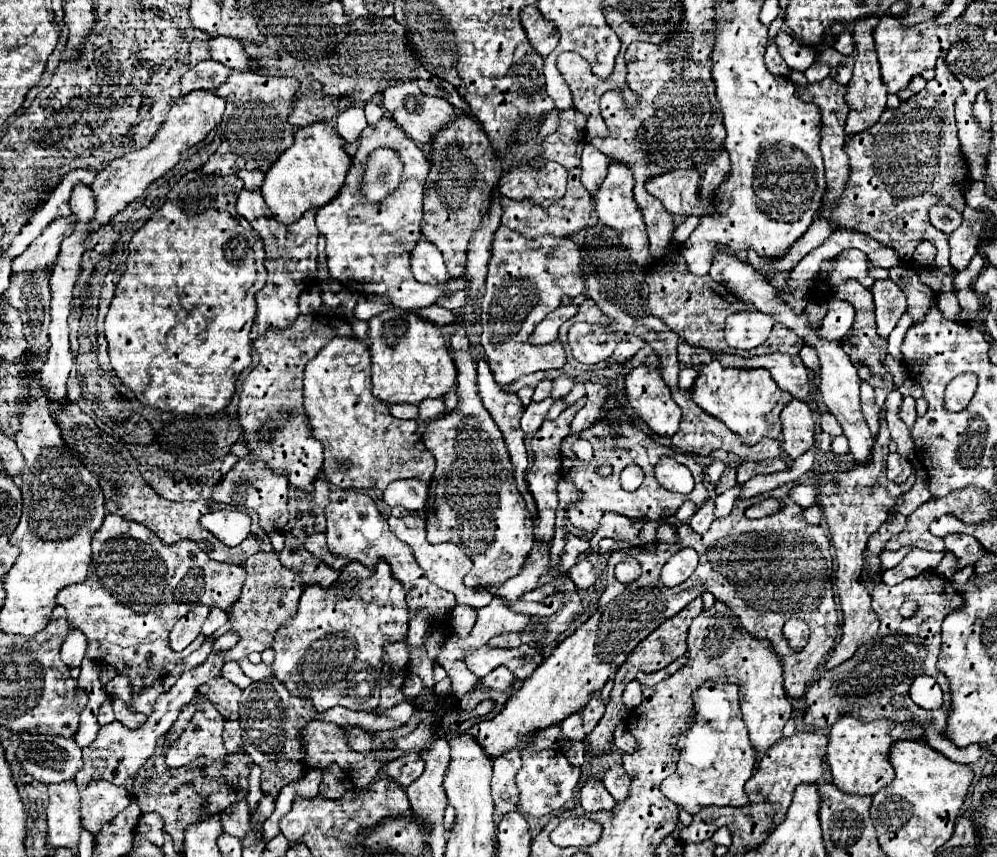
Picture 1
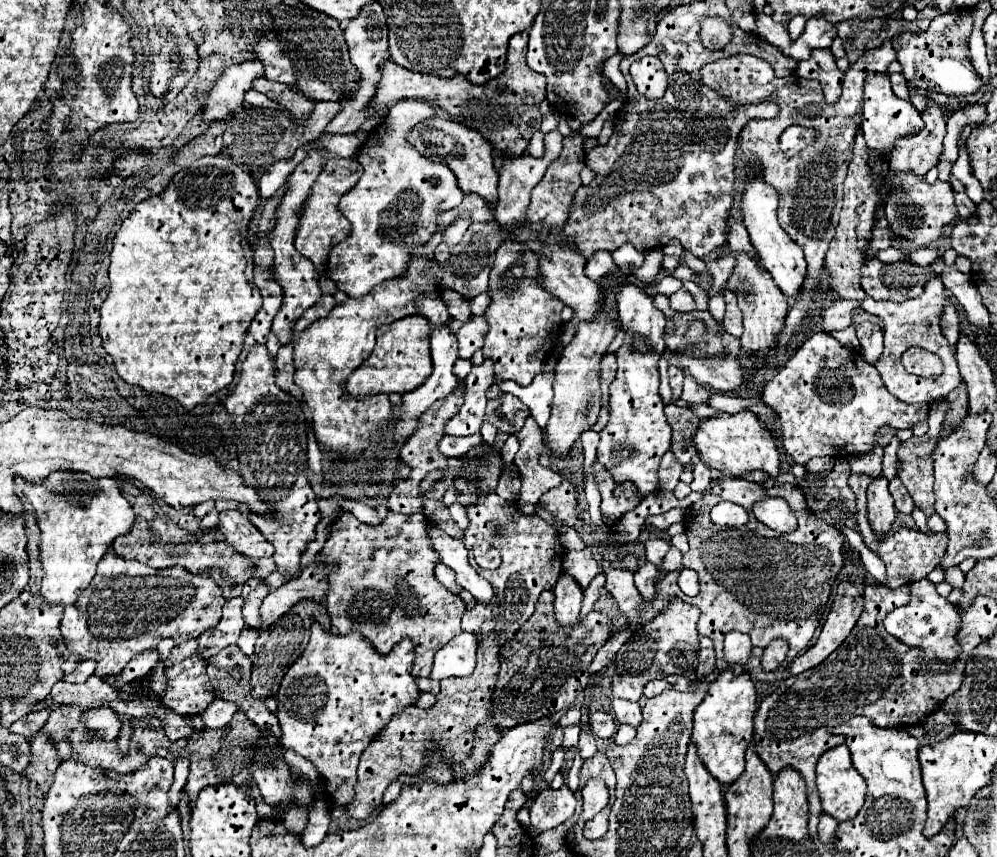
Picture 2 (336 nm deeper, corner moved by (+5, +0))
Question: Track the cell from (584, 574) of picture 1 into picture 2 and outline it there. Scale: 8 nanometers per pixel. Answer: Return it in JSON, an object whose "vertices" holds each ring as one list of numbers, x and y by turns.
{"vertices":[[561,574,555,588,555,618,559,624,575,624,583,604,583,588,569,574]]}

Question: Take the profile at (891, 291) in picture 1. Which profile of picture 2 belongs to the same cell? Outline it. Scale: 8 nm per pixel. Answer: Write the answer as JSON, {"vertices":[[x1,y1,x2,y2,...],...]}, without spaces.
{"vertices":[[863,322,857,326,857,336,861,342,861,356,869,364,877,364,885,346,883,346,883,330,873,322]]}

